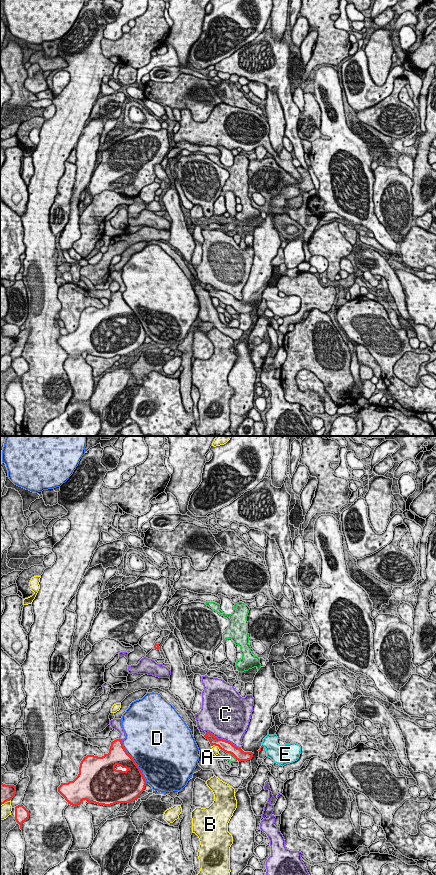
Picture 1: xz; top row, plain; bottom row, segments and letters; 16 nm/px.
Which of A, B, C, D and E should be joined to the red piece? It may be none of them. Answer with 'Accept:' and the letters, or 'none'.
Accept: E

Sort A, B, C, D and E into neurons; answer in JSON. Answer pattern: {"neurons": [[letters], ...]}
{"neurons": [["A"], ["B"], ["C"], ["D"], ["E"]]}

